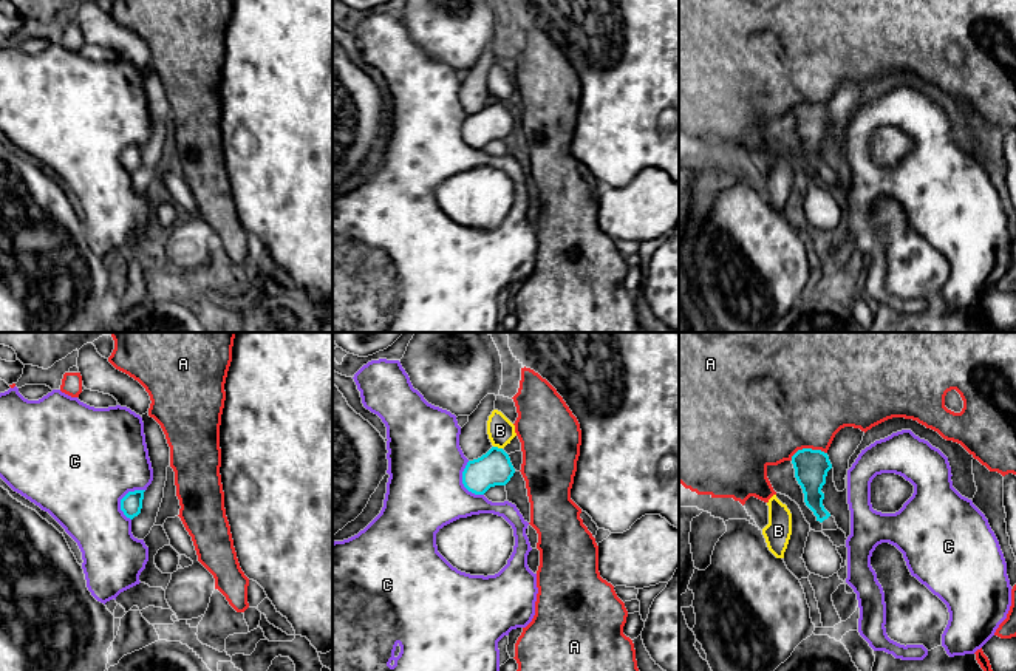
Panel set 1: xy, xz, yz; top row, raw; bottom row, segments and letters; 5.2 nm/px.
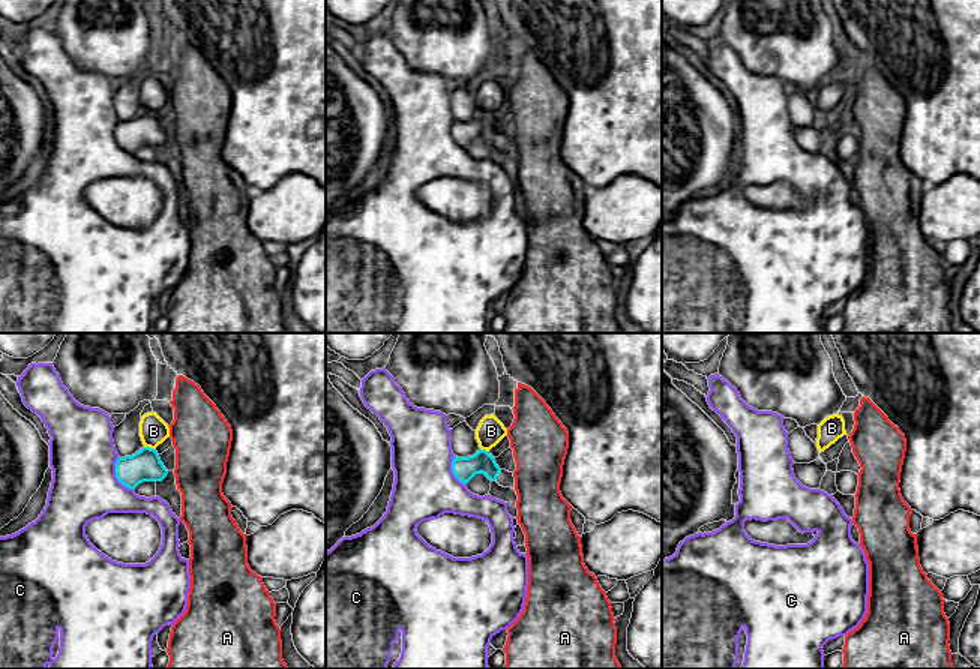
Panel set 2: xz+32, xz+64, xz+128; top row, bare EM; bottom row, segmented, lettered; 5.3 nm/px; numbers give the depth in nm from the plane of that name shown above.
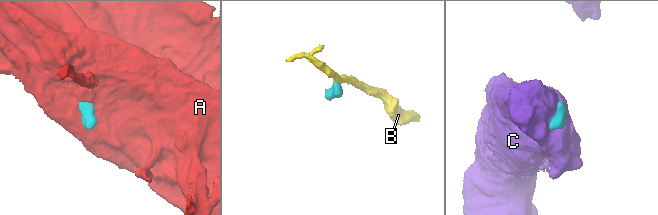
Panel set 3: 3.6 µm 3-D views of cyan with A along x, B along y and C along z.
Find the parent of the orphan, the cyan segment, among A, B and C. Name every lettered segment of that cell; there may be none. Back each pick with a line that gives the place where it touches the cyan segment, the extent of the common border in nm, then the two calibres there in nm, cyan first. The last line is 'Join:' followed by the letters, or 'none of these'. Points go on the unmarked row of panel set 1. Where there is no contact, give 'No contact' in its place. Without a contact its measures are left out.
Join: none of these

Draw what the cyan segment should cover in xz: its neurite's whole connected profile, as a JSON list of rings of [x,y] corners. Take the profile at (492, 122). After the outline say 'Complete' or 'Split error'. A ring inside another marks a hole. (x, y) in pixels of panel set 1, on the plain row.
[[[492,100],[481,111],[467,116],[462,138],[469,145],[484,148],[490,141],[506,139],[513,127],[509,108],[503,102]]]. Complete

